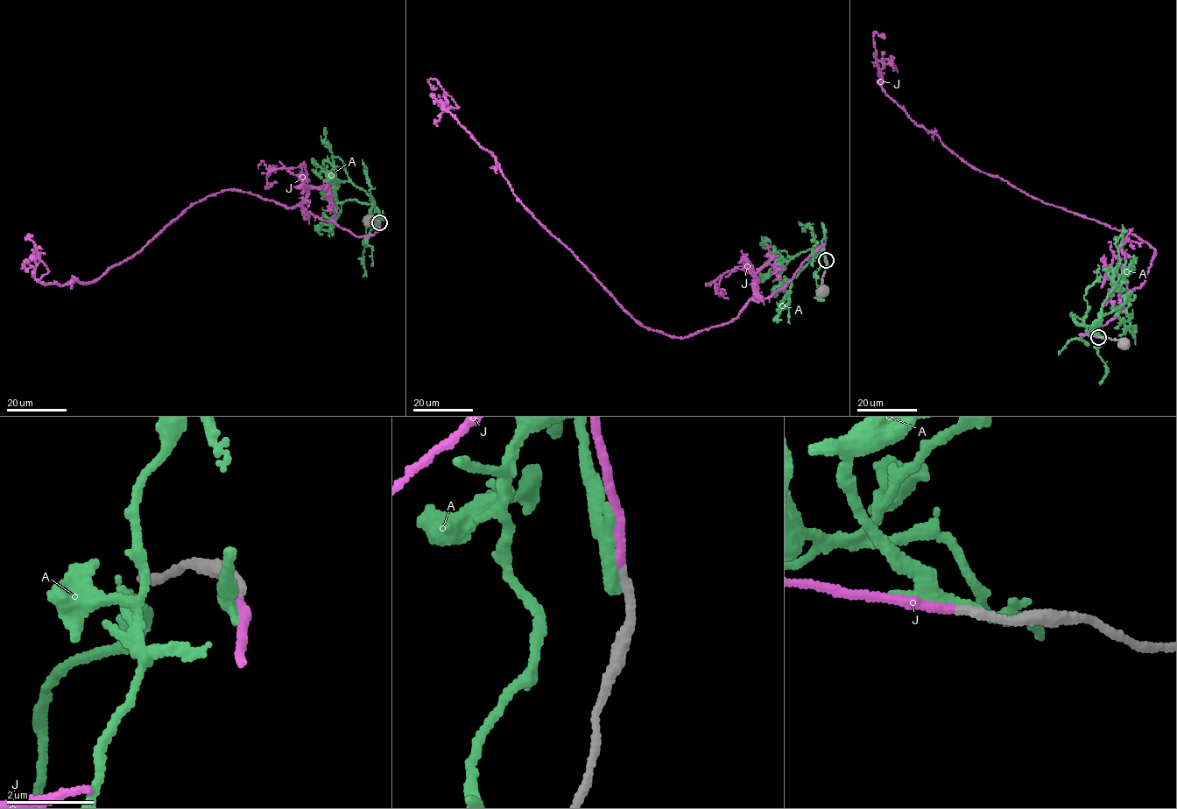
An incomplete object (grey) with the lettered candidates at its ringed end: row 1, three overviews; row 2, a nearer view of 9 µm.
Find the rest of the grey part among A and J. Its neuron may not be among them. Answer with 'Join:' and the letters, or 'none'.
Join: J

